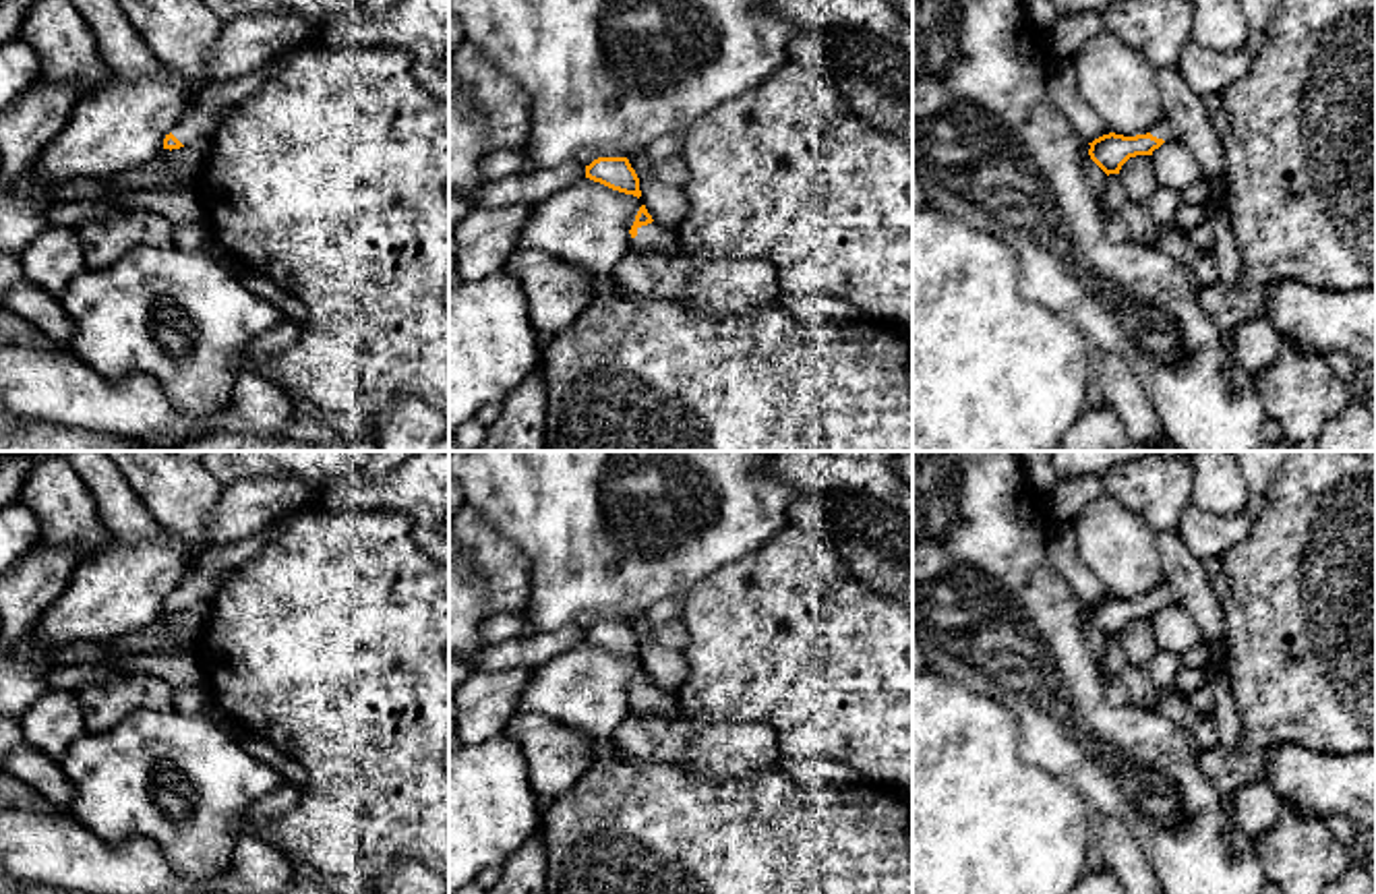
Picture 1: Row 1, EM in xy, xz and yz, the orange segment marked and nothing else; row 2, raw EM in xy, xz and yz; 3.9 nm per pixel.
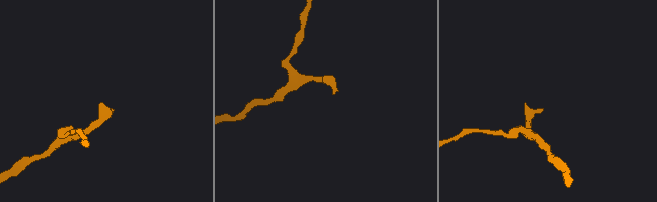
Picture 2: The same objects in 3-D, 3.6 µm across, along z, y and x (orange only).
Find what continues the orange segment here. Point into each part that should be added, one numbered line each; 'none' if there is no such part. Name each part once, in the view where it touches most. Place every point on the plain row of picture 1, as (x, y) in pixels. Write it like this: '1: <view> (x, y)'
1: xz (652, 700)

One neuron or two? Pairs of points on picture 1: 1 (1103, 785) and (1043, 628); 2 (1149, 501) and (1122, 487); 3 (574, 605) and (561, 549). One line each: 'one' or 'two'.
1: one
2: one
3: one

